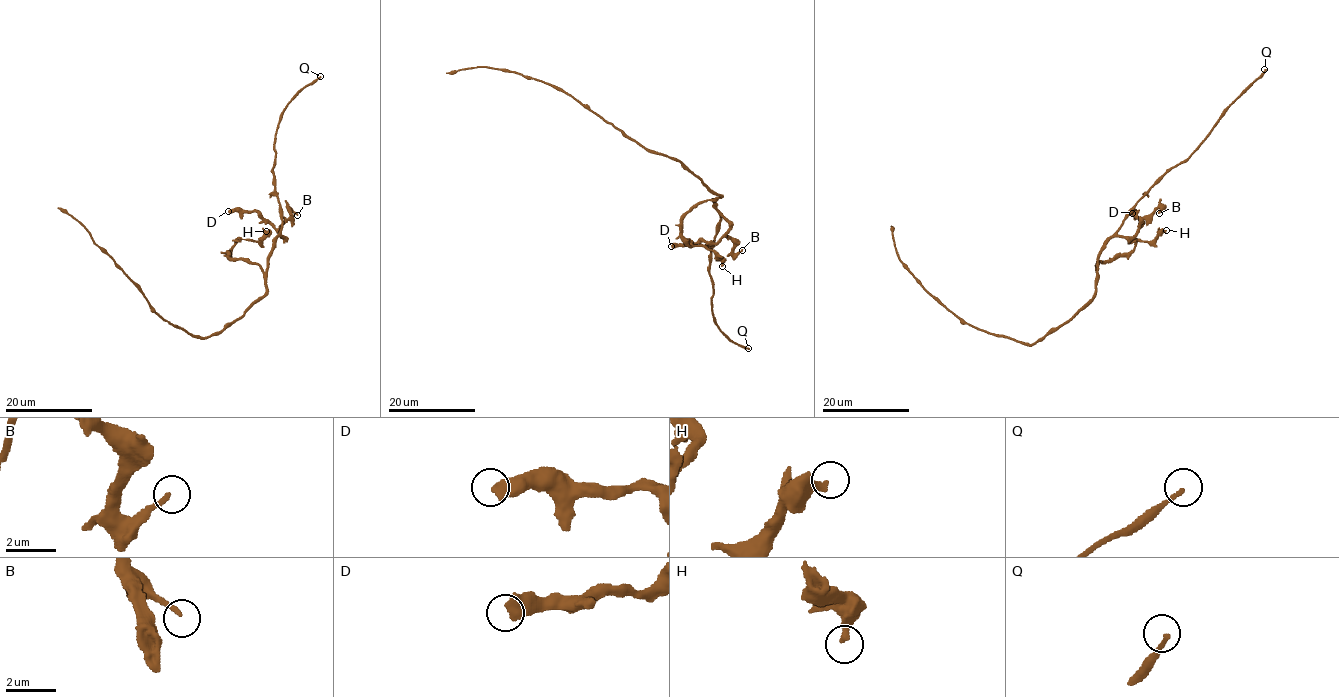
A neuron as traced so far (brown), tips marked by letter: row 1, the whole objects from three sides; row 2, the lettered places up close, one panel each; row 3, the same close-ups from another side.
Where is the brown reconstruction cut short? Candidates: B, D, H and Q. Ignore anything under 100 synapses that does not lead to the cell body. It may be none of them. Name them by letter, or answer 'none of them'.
Q

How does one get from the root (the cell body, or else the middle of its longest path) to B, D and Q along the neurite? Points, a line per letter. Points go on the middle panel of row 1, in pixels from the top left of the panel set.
B: (707, 189), (721, 197), (711, 199), (729, 225), (725, 234), (734, 244), (733, 252), (742, 250)
D: (707, 189), (721, 197), (711, 199), (728, 223), (729, 231), (717, 242), (701, 240), (671, 246)
Q: (707, 189), (721, 197), (711, 199), (721, 218), (708, 258), (713, 319), (731, 340), (748, 348)

